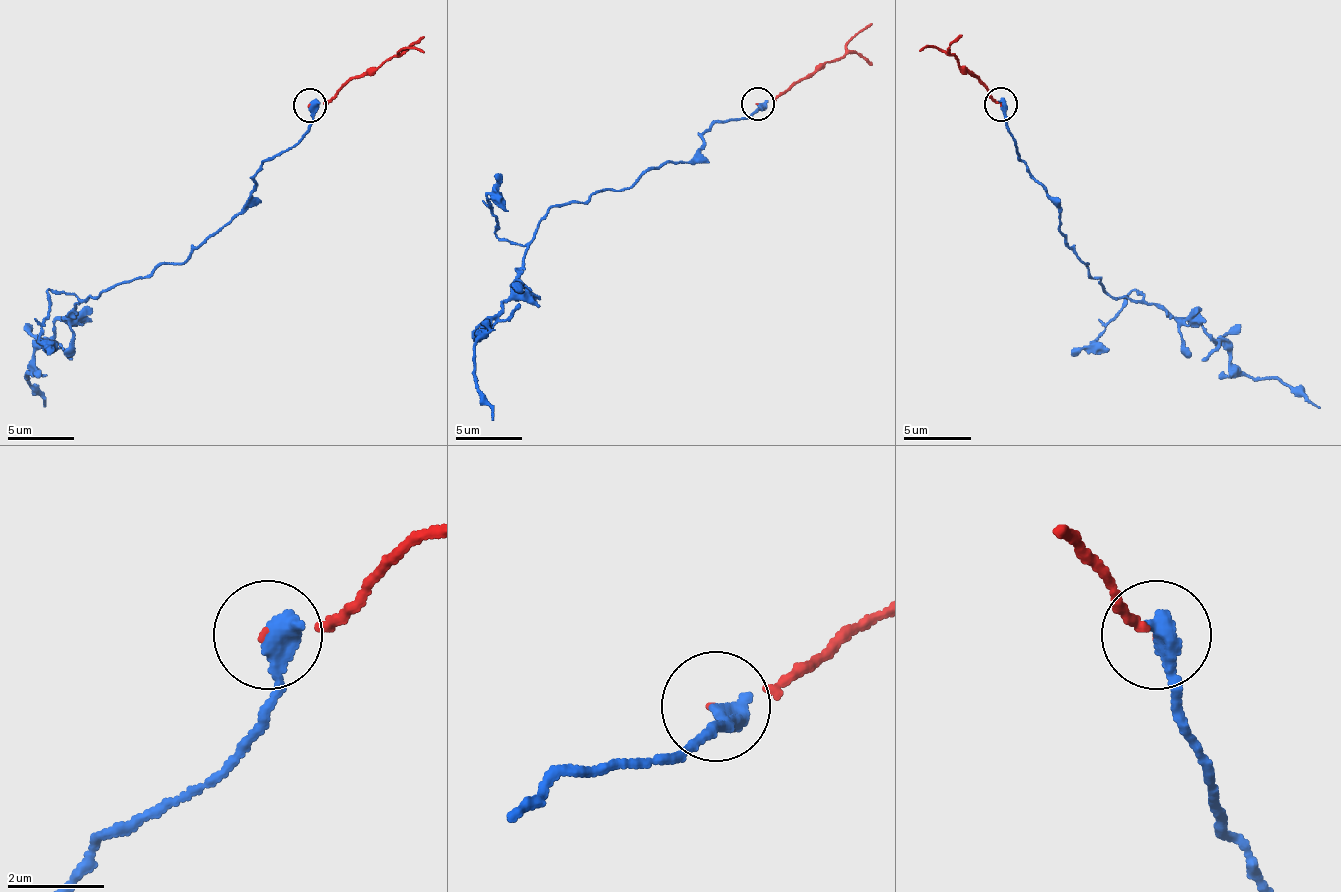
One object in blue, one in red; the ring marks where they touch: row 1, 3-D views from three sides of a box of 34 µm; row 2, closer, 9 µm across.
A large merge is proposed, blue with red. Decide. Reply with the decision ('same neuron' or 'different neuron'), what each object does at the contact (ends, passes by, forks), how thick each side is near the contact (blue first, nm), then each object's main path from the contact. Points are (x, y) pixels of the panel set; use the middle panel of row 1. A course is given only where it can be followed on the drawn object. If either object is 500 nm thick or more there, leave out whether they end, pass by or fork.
different neuron; 500 nm thick on the blue side, 30 nm on the other; blue runs (757, 103), (720, 119), (687, 163), (650, 166), (630, 186), (546, 213), (476, 344), (476, 391), (492, 421); red runs (757, 103), (774, 99), (800, 79), (817, 73), (844, 52), (854, 36), (871, 22)

